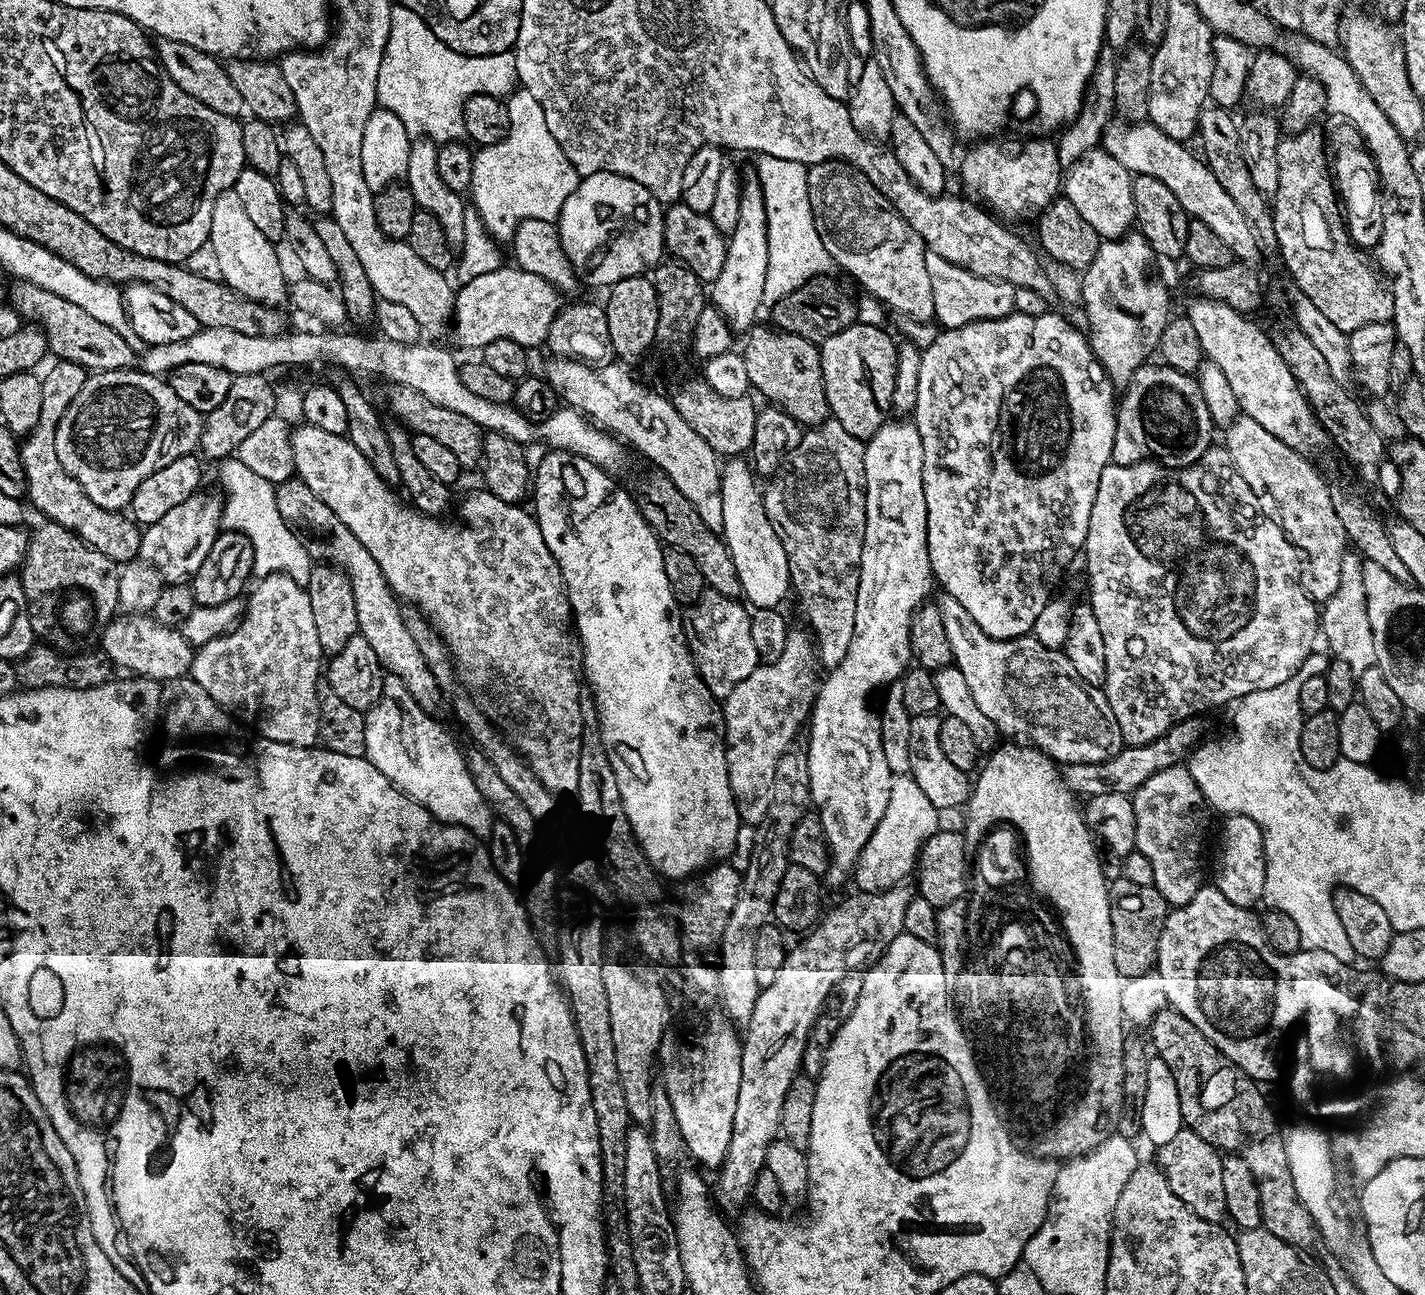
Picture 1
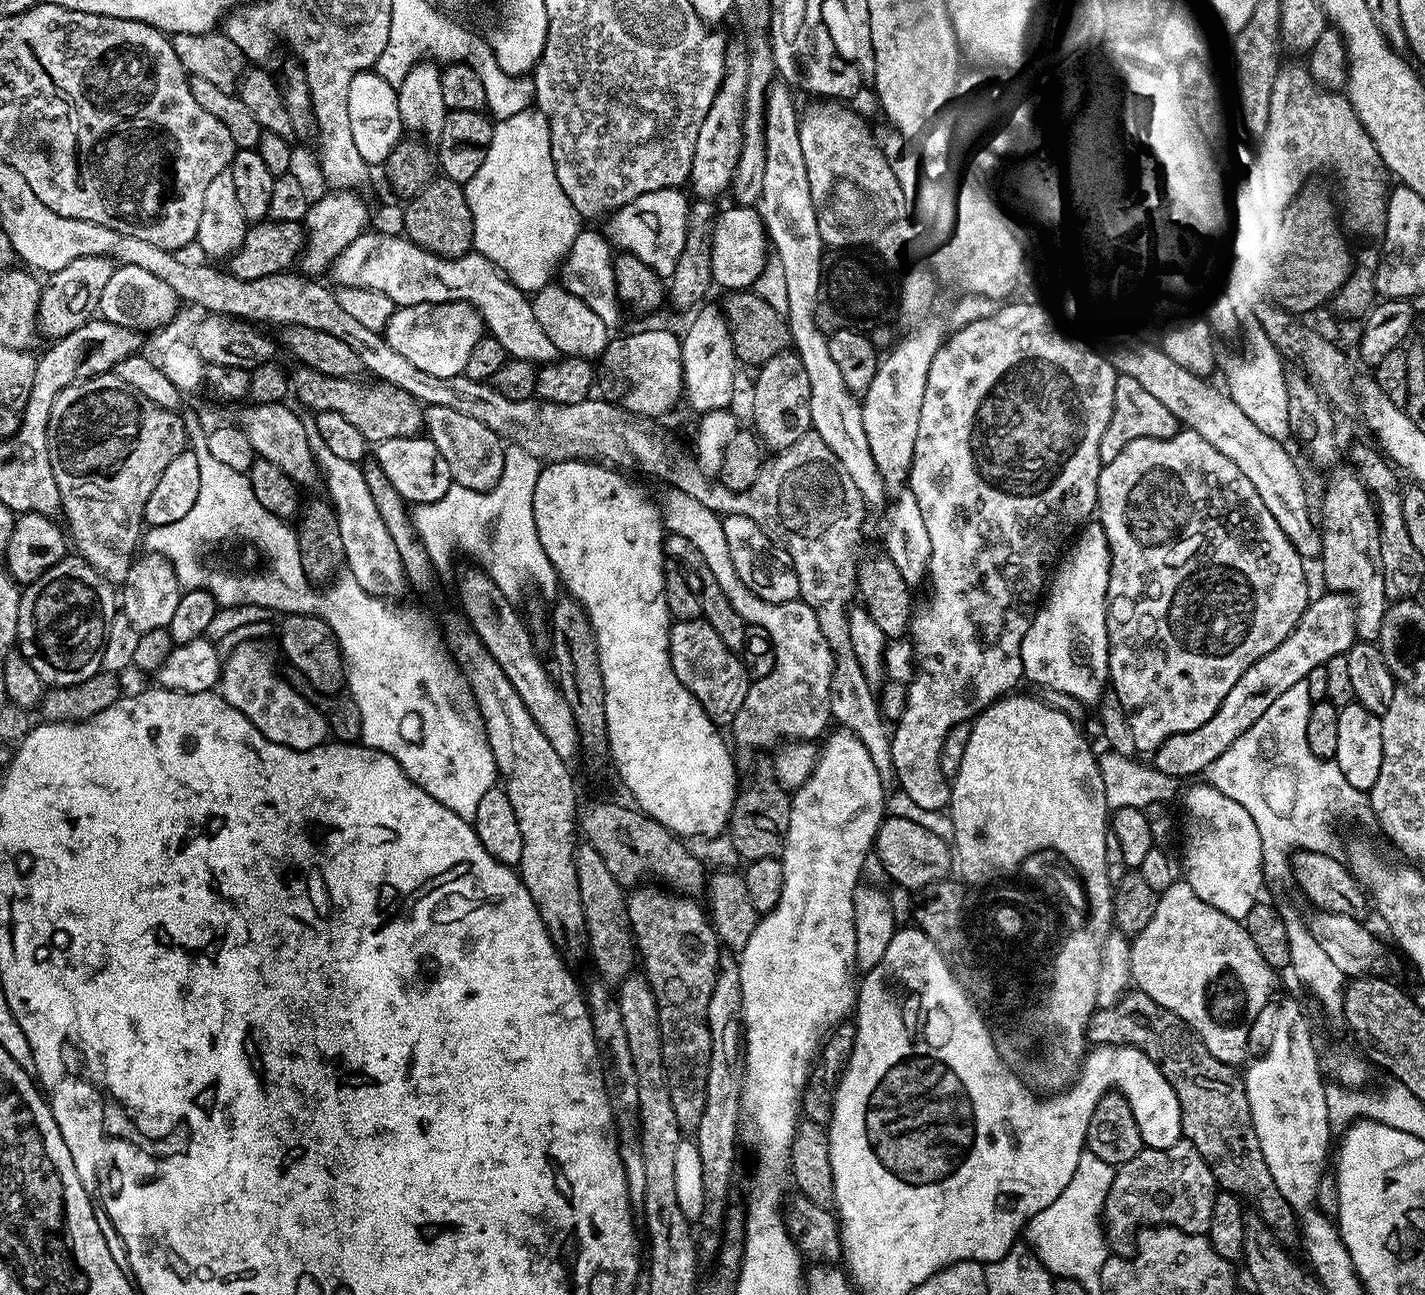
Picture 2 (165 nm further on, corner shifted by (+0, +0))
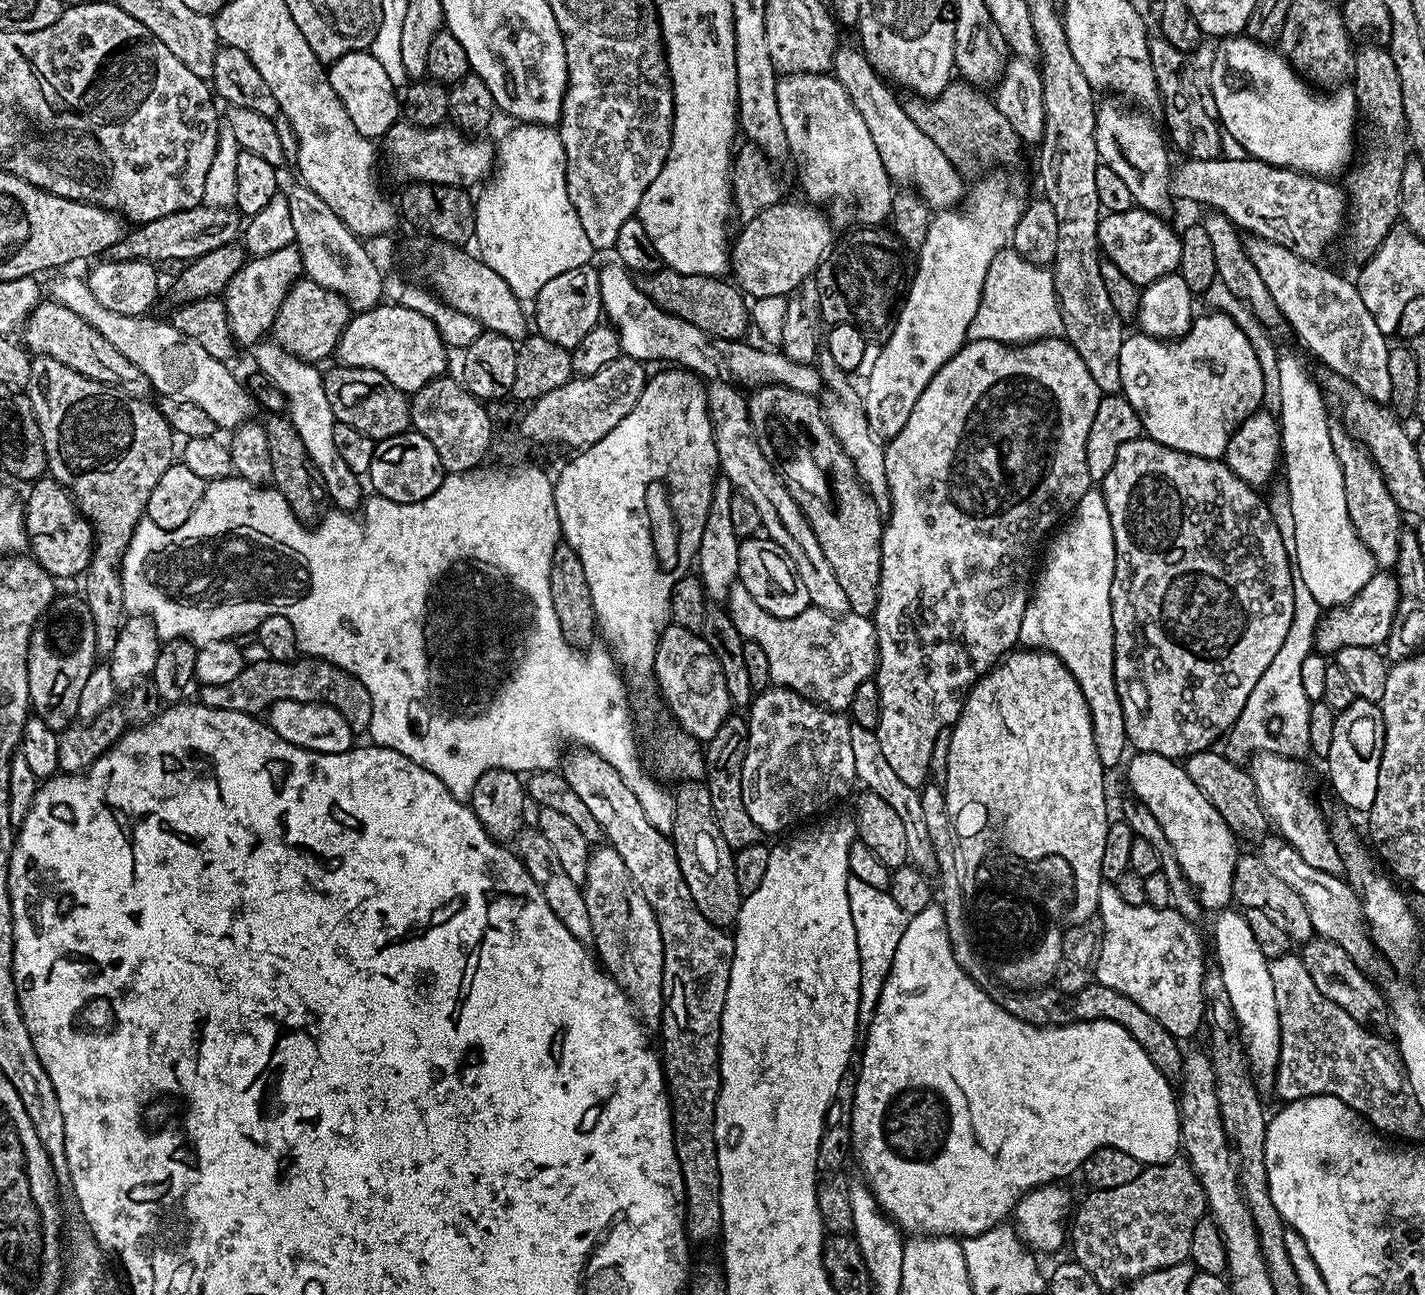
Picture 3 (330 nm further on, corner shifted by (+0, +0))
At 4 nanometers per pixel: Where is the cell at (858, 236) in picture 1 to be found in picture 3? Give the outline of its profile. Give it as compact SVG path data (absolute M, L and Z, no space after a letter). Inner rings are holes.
M793 72L777 79L778 114L782 117L782 128L786 130L786 142L791 159L796 159L800 167L800 184L809 201L816 206L824 204L853 204L856 216L864 226L880 226L891 217L894 182L886 174L886 166L882 166L882 158L878 155L878 146L874 146L874 138L870 138L870 130L866 130L866 122L862 122L862 114L854 110L854 102L842 90L835 75L819 72Z

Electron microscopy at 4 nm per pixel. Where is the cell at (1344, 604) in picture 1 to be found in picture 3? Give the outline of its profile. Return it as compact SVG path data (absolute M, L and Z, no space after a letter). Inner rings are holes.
M1340 418L1329 419L1330 442L1334 442L1334 454L1338 454L1338 466L1342 466L1342 482L1346 490L1346 510L1358 538L1370 550L1377 569L1392 570L1396 567L1399 538L1402 531L1402 513L1391 497L1383 480L1383 473L1375 464L1368 449L1352 435Z

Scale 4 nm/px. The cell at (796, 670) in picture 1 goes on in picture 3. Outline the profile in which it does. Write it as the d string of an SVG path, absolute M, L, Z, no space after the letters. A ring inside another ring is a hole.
M735 582L729 587L726 599L728 617L745 640L758 642L766 650L770 662L770 681L781 688L791 688L834 712L851 709L854 690L862 682L873 679L878 663L876 626L869 617L831 616L820 608L808 607L794 618L771 616L746 590Z

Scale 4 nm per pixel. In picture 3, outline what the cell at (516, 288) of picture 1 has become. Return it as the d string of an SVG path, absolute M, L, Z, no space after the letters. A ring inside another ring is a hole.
M381 302L368 312L355 313L340 336L339 363L349 368L372 368L385 376L398 390L415 394L431 380L441 379L448 368L449 349L435 323L406 306Z

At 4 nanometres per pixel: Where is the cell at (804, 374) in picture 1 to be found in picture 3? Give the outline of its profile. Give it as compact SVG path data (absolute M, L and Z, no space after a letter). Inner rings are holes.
M661 266L656 272L649 272L643 277L642 287L647 296L662 310L688 320L715 339L738 340L750 328L749 301L735 283L727 284L724 278L682 274L673 268Z

